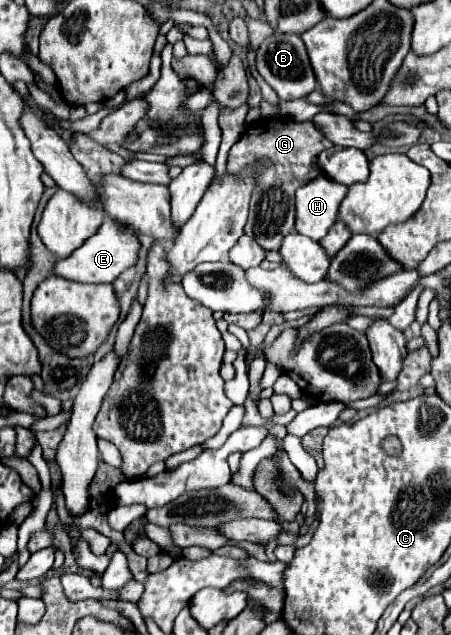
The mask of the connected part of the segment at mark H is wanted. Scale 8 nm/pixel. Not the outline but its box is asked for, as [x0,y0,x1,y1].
[295,174,347,242]

